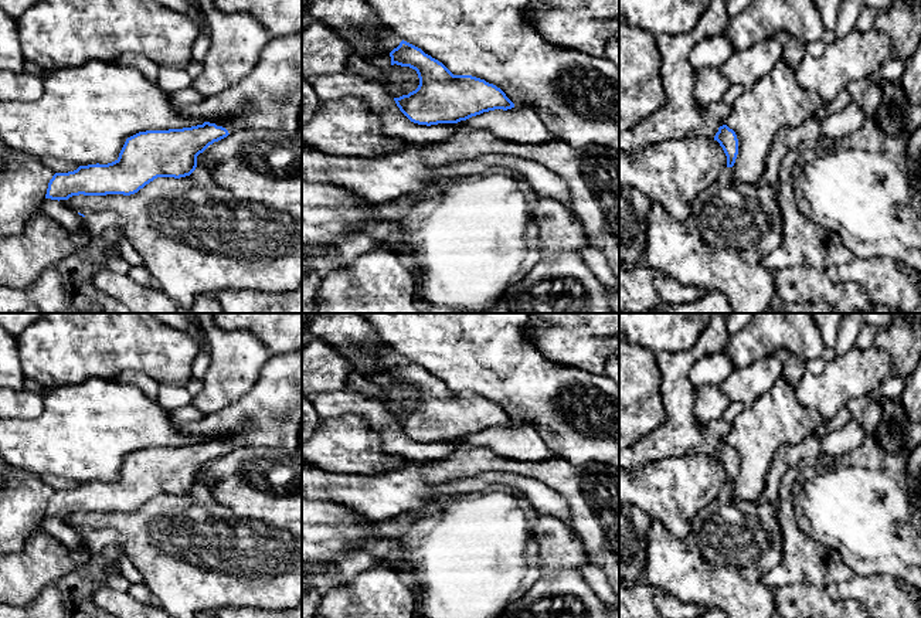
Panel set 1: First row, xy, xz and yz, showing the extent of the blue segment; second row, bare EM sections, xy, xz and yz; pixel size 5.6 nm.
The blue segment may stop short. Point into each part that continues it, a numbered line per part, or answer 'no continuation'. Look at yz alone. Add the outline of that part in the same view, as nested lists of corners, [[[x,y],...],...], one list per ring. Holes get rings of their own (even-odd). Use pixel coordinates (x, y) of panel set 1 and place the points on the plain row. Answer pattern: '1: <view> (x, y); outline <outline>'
1: yz (714, 433); outline [[[723,418],[708,422],[703,429],[701,442],[694,448],[696,454],[707,454],[714,456],[718,445],[725,442],[725,437],[731,429],[731,424]]]

